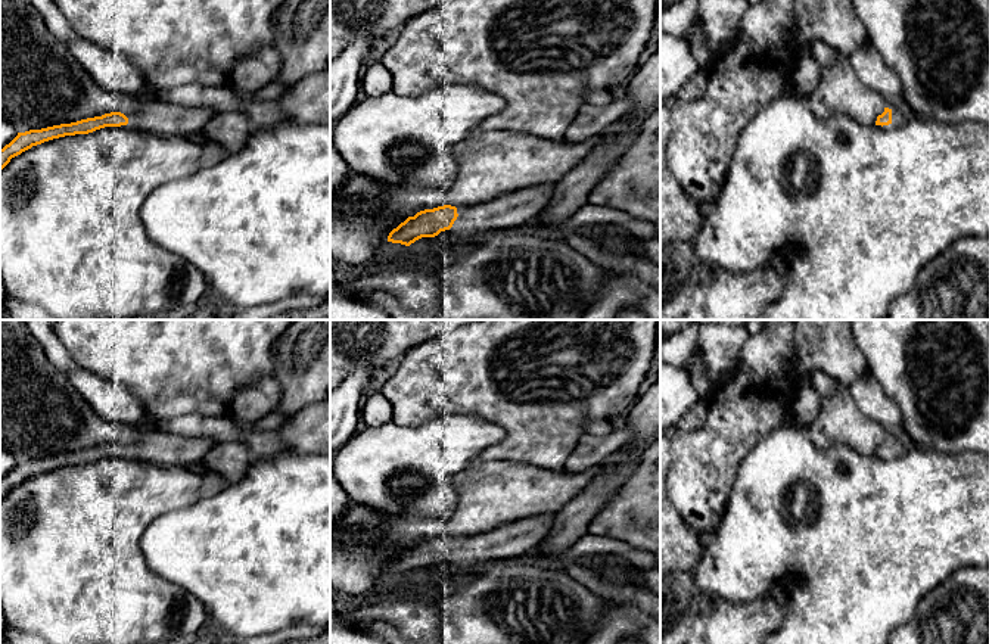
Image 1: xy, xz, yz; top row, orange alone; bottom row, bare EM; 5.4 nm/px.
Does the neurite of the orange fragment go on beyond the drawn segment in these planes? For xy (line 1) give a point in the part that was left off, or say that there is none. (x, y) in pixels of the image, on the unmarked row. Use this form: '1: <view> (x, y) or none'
1: xy (158, 447)

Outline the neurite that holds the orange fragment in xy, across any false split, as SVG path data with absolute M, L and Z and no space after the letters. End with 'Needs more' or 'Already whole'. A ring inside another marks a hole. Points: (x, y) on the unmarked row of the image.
M144 426L139 436L128 444L111 442L71 454L18 463L9 475L0 479L0 501L12 488L53 469L88 464L105 457L121 457L161 466L190 467L192 464L200 463L214 445L215 442L208 438L186 438Z. Needs more

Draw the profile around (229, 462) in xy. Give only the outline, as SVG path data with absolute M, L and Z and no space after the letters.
M243 442L215 444L200 460L205 472L217 476L217 485L231 485L245 477L252 463L252 454Z

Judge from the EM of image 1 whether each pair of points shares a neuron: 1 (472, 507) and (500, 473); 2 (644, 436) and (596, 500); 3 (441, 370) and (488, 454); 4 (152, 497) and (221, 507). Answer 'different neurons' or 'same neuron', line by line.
1: same neuron
2: same neuron
3: same neuron
4: different neurons

